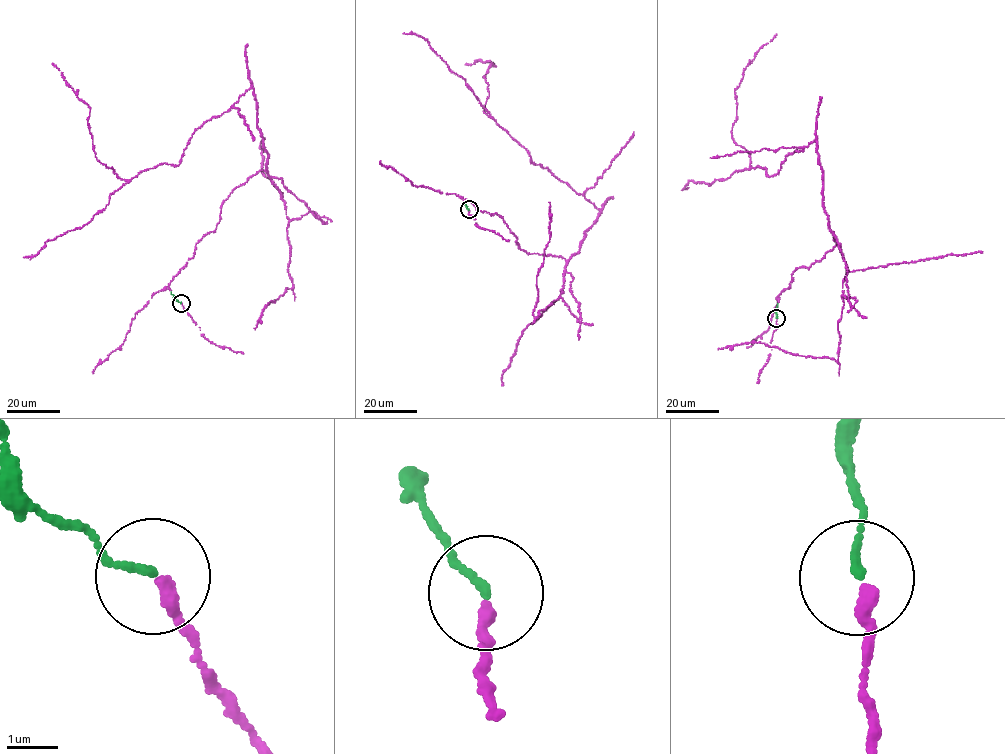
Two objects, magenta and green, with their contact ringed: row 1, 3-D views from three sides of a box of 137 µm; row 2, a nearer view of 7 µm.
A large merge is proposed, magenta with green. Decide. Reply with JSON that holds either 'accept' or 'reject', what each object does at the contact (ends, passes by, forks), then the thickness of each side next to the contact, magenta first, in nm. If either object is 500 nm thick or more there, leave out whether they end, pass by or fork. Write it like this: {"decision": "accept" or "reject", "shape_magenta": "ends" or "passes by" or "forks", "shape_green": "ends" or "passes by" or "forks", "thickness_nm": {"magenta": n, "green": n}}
{"decision": "accept", "shape_magenta": "ends", "shape_green": "ends", "thickness_nm": {"magenta": 240, "green": 140}}

